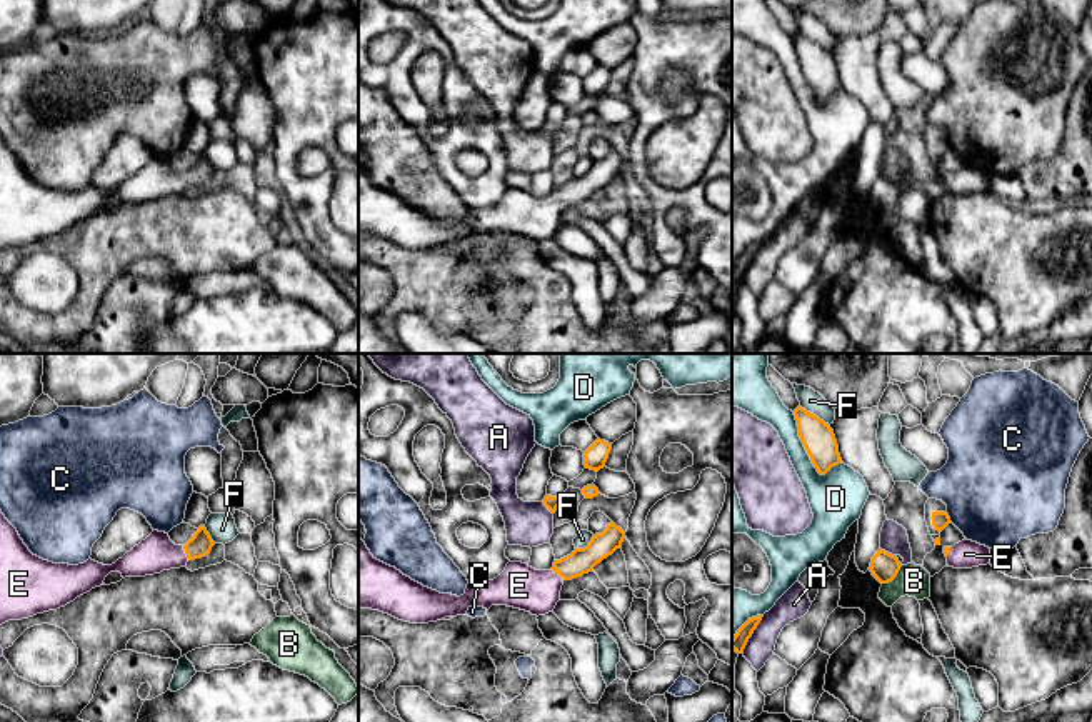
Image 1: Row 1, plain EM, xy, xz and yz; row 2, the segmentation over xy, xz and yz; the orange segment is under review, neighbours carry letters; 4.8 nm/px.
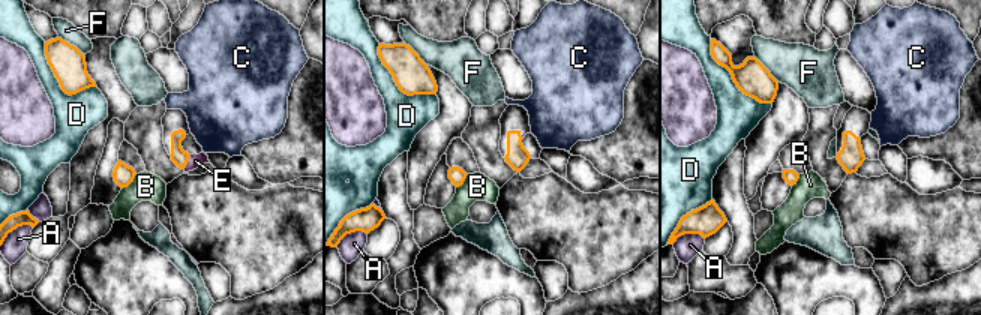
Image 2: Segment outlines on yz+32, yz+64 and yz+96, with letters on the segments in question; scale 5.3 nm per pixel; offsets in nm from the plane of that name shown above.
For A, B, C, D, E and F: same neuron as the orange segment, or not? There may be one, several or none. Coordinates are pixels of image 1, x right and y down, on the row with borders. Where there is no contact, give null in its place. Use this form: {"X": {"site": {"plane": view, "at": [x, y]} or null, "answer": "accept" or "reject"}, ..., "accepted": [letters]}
{"A": {"site": {"plane": "yz", "at": [887, 552]}, "answer": "reject"}, "B": {"site": {"plane": "yz", "at": [894, 577]}, "answer": "reject"}, "C": {"site": {"plane": "yz", "at": [949, 517]}, "answer": "reject"}, "D": {"site": {"plane": "yz", "at": [804, 446]}, "answer": "reject"}, "E": {"site": {"plane": "xy", "at": [185, 552]}, "answer": "accept"}, "F": {"site": {"plane": "yz", "at": [812, 414]}, "answer": "reject"}, "accepted": ["E"]}

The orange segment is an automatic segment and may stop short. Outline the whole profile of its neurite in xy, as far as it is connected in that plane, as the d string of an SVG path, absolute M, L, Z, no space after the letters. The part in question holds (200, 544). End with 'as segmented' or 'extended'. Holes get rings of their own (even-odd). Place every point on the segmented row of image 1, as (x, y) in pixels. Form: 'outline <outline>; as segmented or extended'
outline M0 510L0 625L65 607L103 585L110 572L125 579L180 569L208 555L213 545L205 525L185 545L175 545L168 534L153 530L112 565L92 559L78 565L53 564L33 555Z; extended

